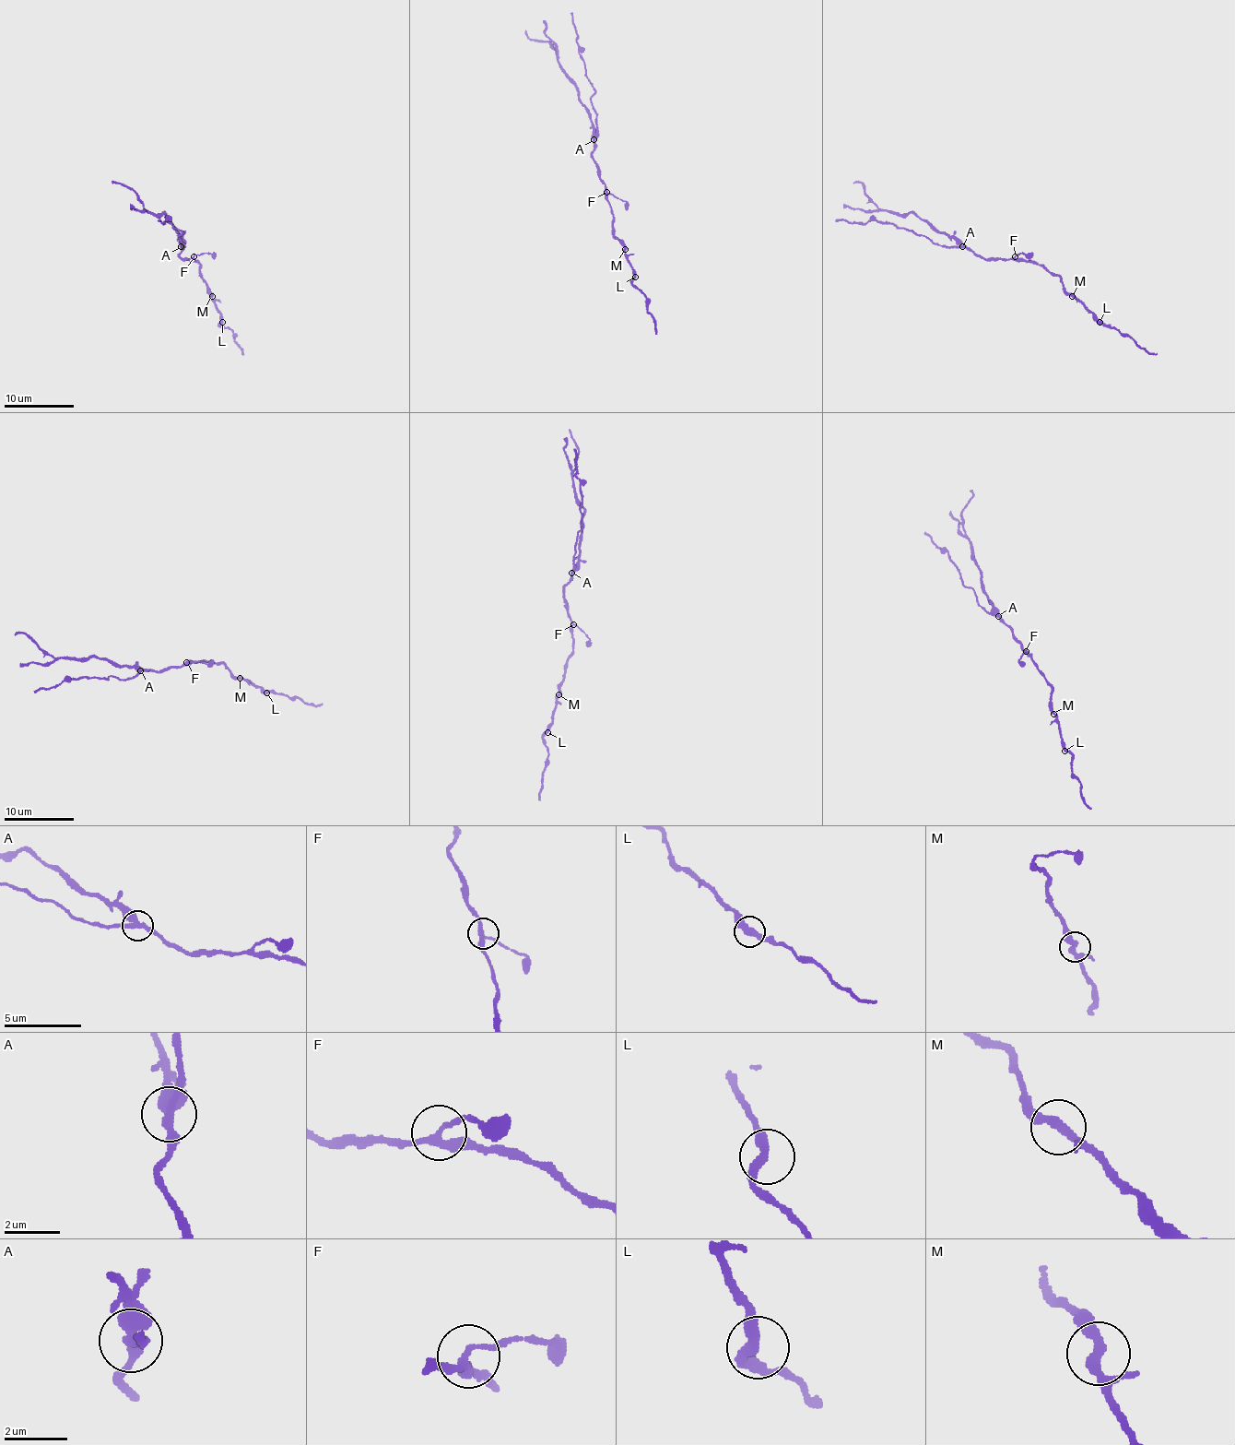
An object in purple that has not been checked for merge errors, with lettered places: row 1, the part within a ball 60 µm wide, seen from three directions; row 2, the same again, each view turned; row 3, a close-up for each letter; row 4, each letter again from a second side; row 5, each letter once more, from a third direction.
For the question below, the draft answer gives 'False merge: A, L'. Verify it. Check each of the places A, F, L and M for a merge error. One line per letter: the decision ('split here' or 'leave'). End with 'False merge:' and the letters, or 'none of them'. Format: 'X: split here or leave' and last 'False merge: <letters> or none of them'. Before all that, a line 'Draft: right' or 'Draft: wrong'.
Draft: wrong
A: split here
F: leave
L: leave
M: leave
False merge: A

